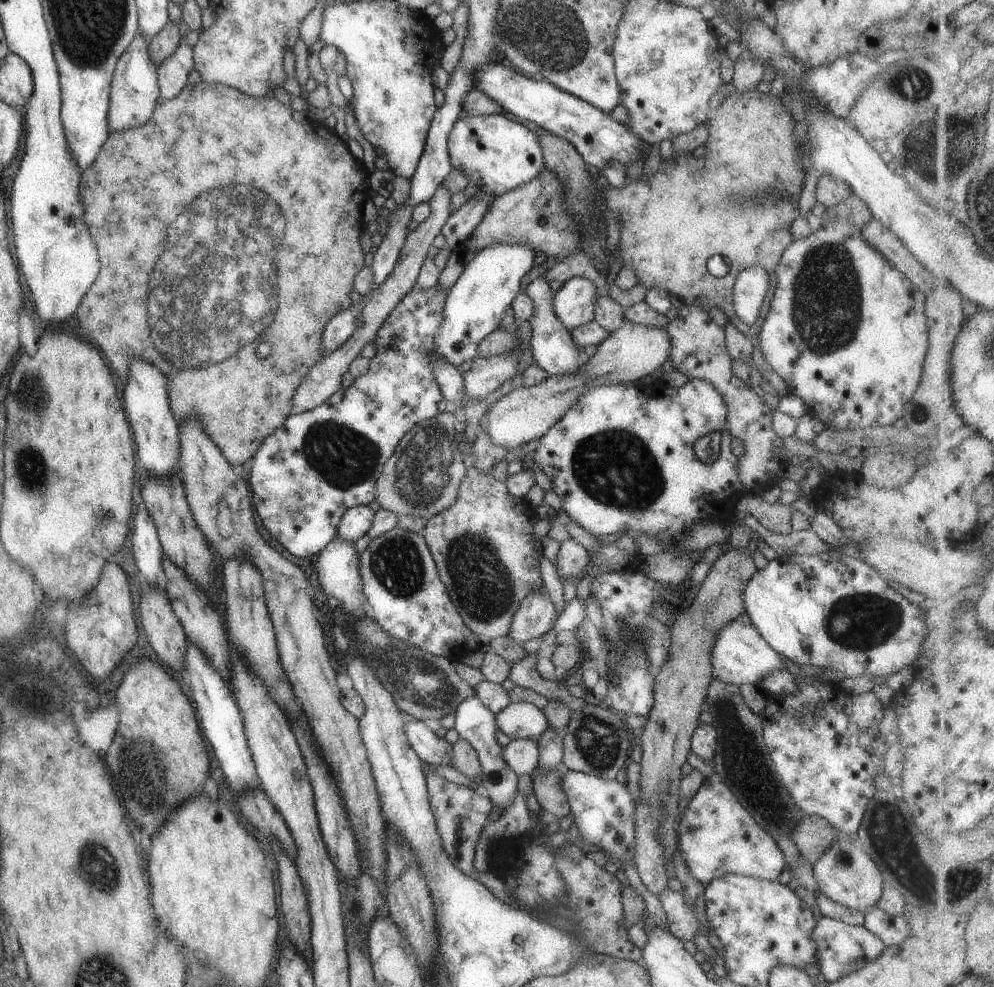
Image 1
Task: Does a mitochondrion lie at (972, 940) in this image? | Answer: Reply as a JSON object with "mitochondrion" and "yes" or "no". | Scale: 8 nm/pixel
{"mitochondrion":"no"}

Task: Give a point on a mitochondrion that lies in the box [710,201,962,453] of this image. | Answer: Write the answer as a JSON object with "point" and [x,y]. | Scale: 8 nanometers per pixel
{"point":[827,286]}

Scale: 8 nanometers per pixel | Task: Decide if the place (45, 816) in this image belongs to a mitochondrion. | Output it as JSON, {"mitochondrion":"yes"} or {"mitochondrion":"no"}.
{"mitochondrion":"no"}

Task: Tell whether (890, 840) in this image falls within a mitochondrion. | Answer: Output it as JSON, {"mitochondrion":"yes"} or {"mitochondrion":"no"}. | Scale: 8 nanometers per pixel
{"mitochondrion":"yes"}

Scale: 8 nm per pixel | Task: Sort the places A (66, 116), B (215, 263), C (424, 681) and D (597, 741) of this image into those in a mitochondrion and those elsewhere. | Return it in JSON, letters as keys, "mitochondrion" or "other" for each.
{"A":"other","B":"mitochondrion","C":"mitochondrion","D":"mitochondrion"}

